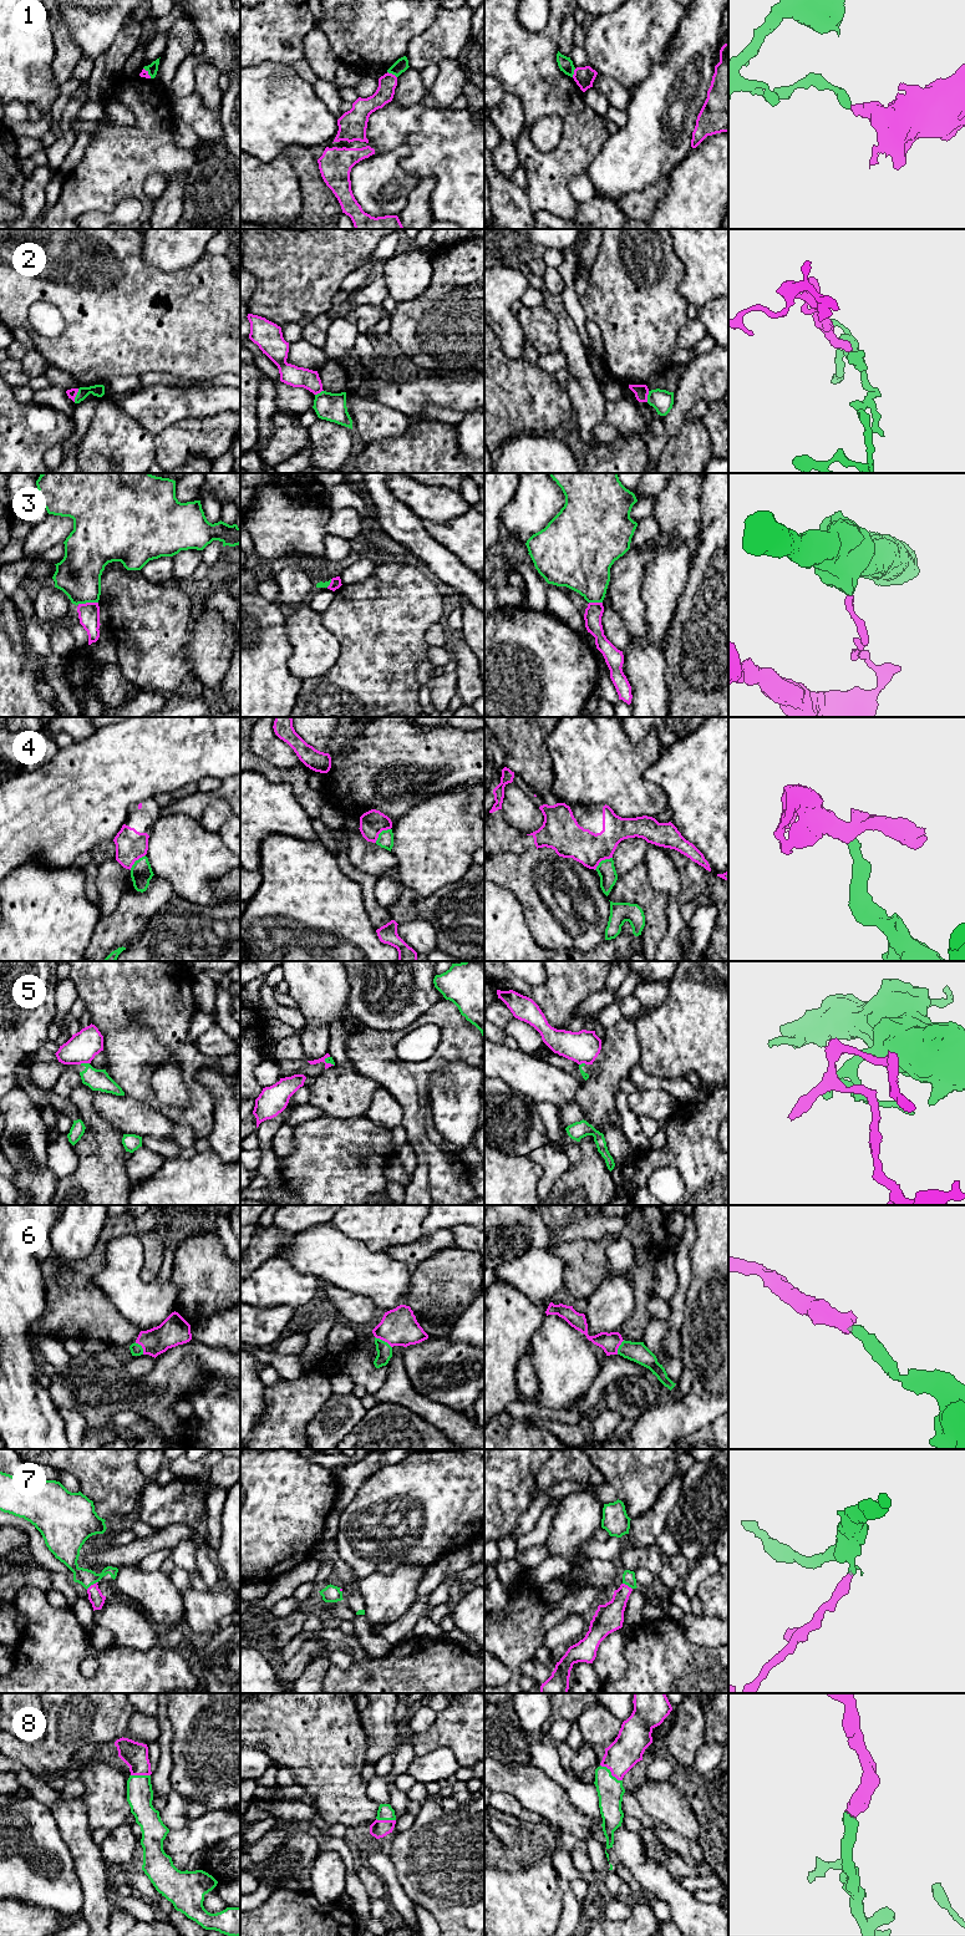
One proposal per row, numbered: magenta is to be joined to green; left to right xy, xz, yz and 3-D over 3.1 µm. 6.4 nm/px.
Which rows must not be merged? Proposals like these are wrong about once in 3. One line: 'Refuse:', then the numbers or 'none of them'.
Refuse: 1, 2, 3, 4, 5

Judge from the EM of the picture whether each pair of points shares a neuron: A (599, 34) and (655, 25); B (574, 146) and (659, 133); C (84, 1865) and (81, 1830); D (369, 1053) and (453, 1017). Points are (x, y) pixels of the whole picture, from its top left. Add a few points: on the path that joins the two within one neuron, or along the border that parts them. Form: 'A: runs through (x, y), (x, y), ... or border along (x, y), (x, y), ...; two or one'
A: runs through (613, 34), (636, 34), (641, 29); one
B: border along (611, 133), (590, 166); two
C: runs through (84, 1856), (81, 1839); one
D: runs through (390, 1040), (418, 1021), (432, 1017); one

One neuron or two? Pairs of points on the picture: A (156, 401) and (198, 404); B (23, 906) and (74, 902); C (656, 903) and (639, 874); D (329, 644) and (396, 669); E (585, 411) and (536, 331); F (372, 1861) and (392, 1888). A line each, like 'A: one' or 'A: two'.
A: one
B: one
C: one
D: two
E: two
F: one

